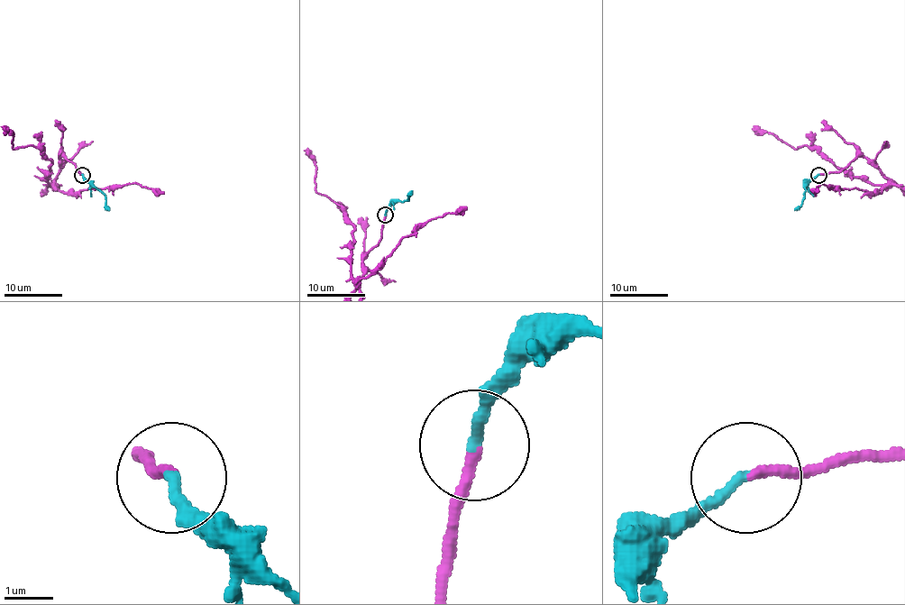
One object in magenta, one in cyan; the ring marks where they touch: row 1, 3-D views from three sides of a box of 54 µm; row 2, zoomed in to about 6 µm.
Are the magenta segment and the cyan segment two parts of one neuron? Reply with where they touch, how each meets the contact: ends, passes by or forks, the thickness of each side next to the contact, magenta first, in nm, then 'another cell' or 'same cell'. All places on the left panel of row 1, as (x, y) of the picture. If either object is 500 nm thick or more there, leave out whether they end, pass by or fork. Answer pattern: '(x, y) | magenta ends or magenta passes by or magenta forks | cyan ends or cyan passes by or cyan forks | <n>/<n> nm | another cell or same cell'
(82, 175) | magenta ends | cyan ends | 190/240 nm | same cell

